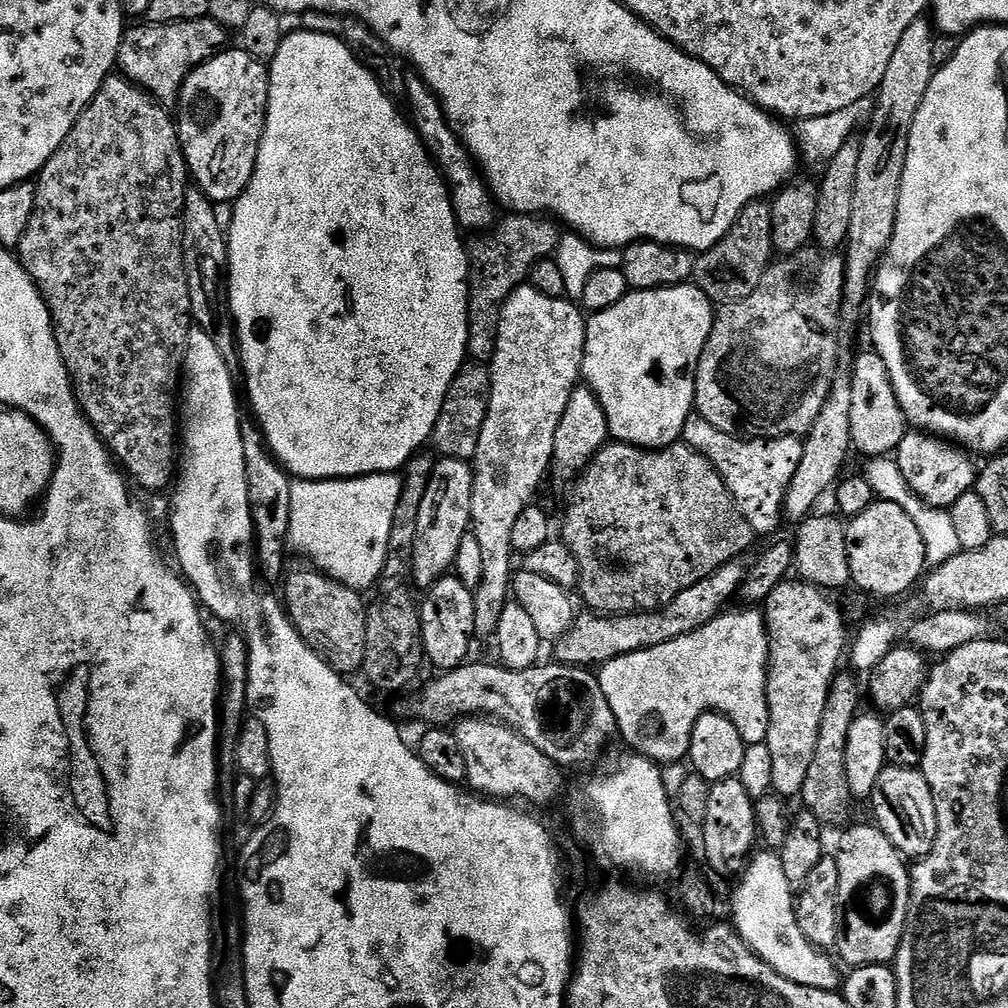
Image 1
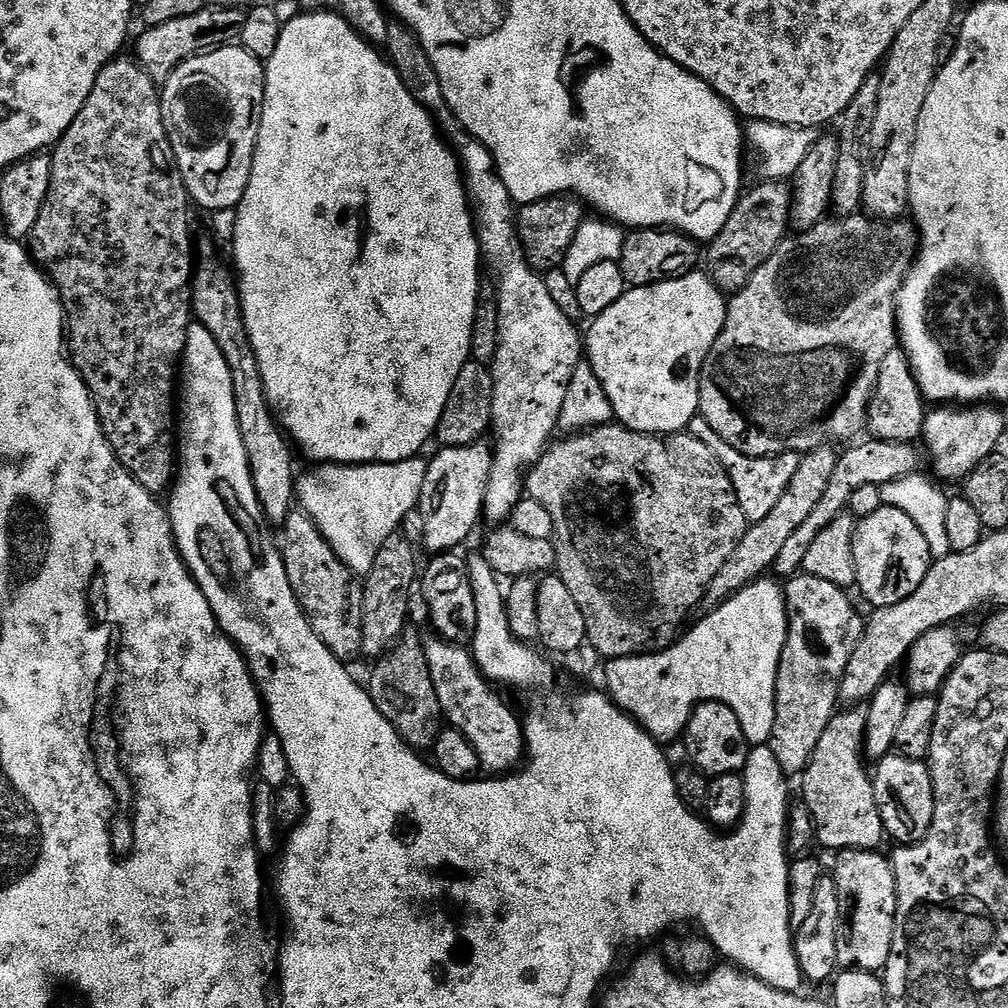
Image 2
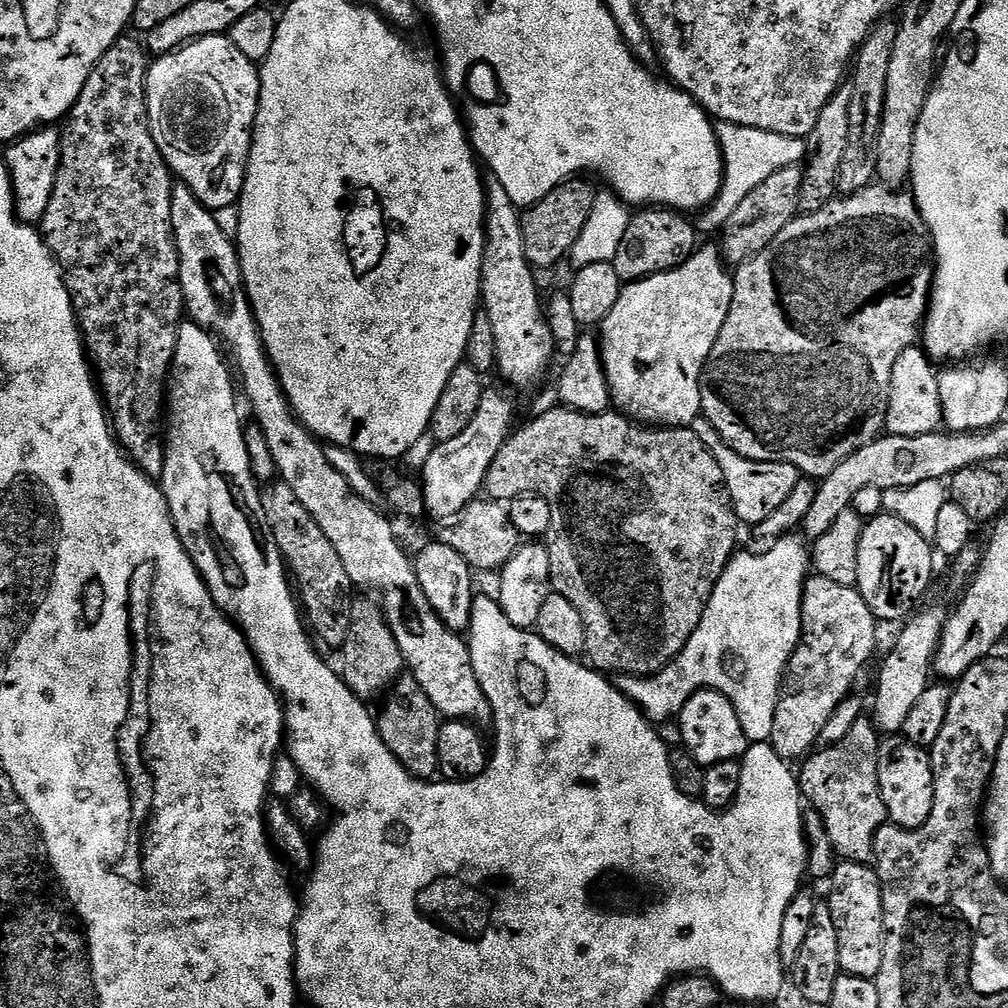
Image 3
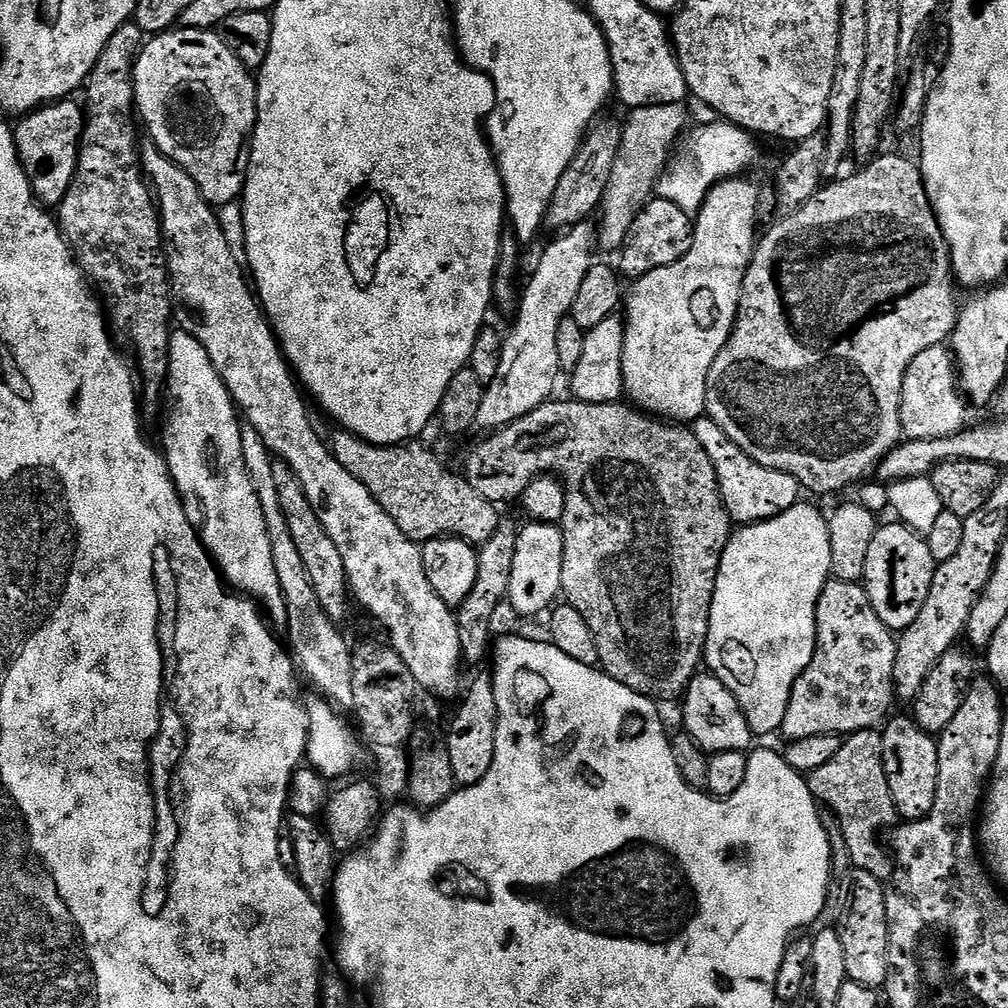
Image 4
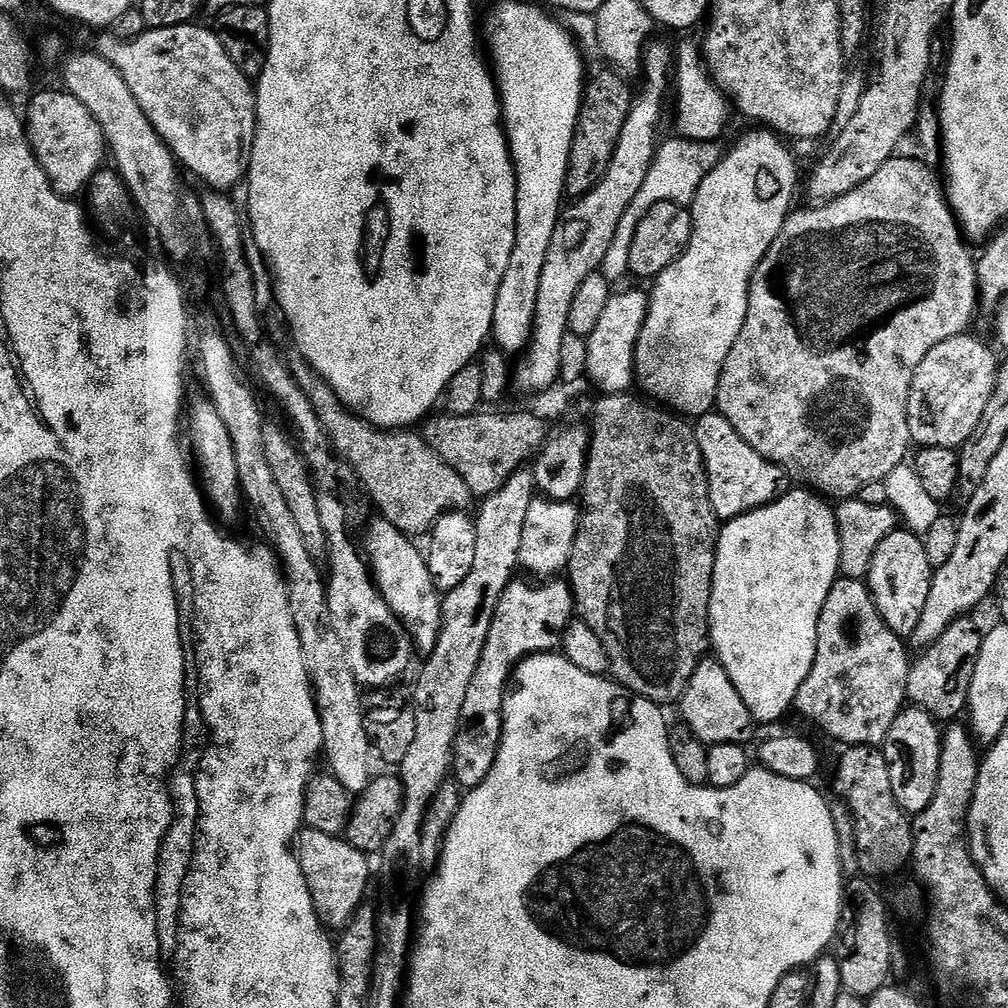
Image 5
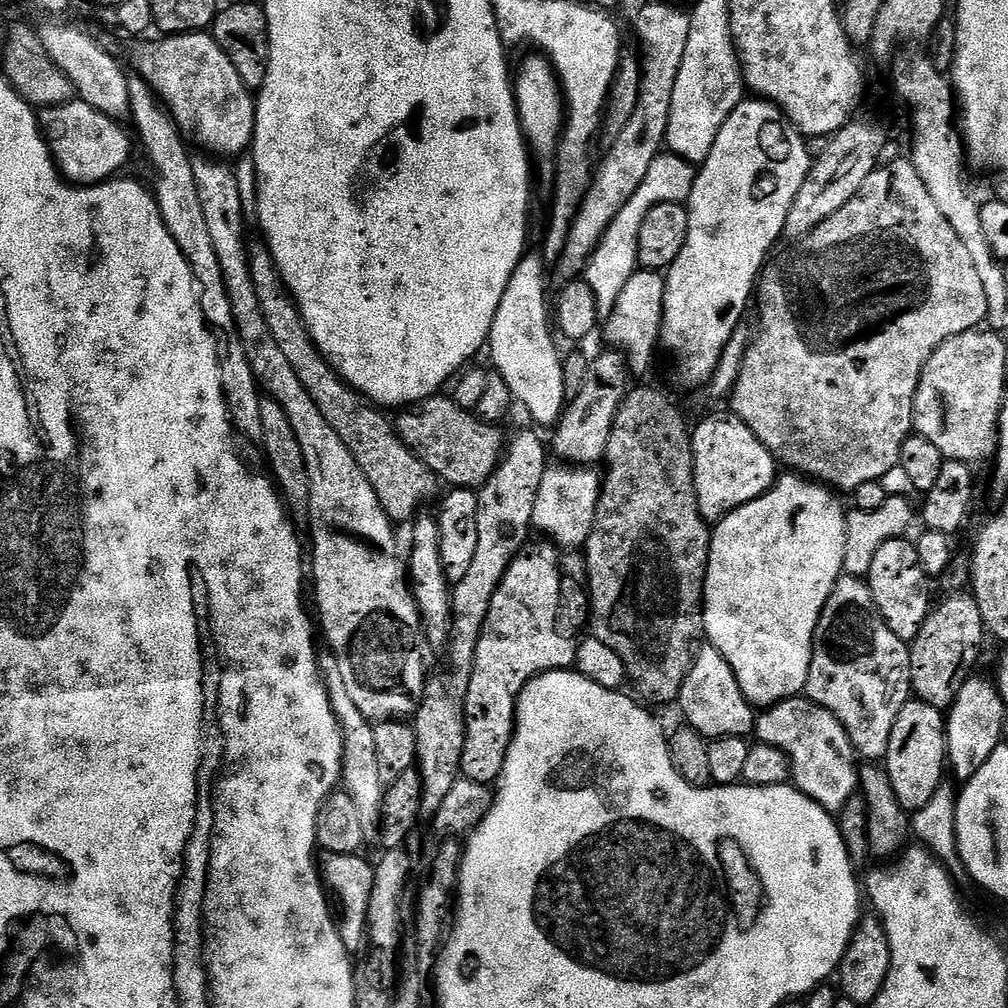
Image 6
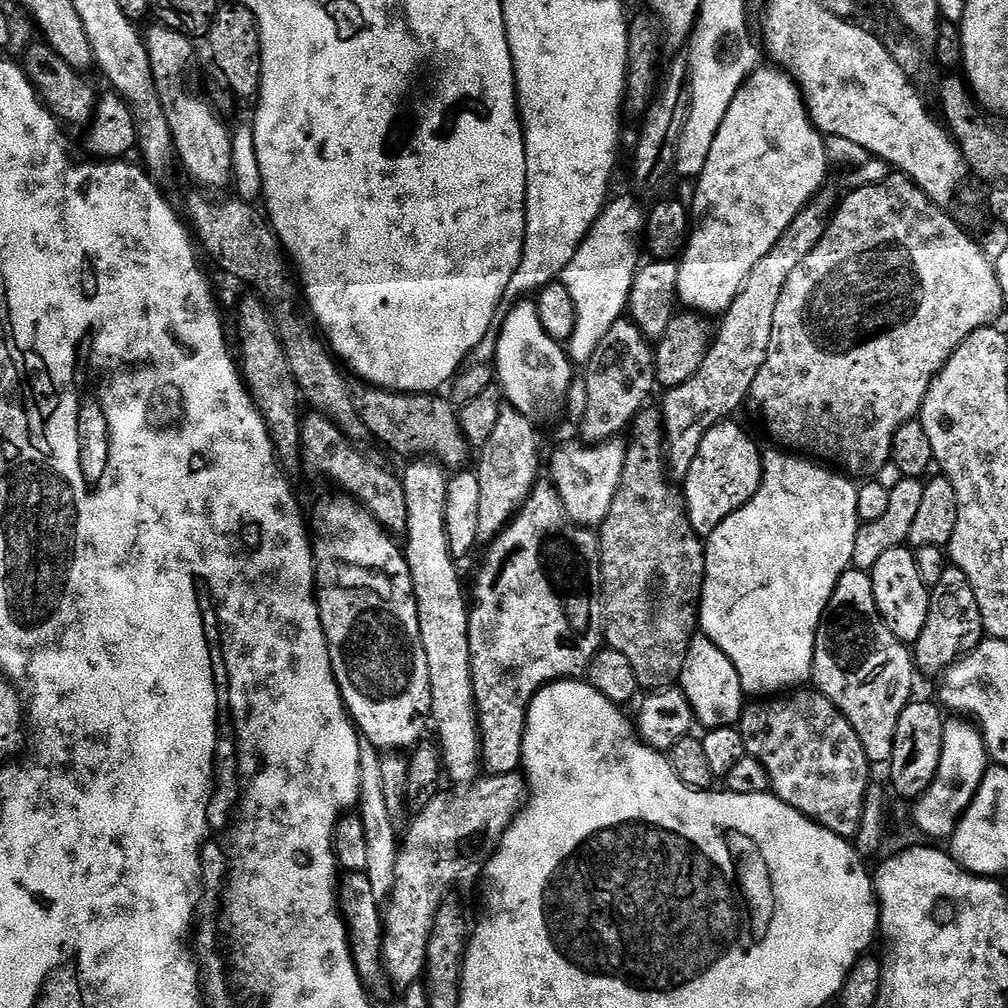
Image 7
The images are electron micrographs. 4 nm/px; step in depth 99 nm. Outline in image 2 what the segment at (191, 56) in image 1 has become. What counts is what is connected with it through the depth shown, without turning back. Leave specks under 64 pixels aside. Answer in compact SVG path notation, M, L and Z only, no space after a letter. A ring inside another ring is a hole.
M206 6L198 14L190 14L190 18L178 18L174 22L165 22L163 26L144 28L136 40L135 59L152 75L153 80L163 82L183 60L231 45L239 37L244 17L245 13L241 10Z

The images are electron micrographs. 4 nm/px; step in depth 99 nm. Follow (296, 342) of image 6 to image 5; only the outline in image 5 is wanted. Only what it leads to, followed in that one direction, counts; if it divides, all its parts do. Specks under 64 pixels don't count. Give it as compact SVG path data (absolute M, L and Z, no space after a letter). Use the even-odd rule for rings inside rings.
M289 352L286 359L290 374L294 374L294 382L302 386L306 398L310 398L310 406L314 406L314 414L318 414L318 422L322 422L333 452L347 465L351 475L353 472L360 479L383 519L405 536L417 538L431 533L434 522L442 514L471 509L474 497L470 486L462 482L456 470L438 458L423 435L416 433L415 436L412 430L385 430L368 424L363 416L357 416L341 402L338 394L334 394L331 386L309 366L300 352Z

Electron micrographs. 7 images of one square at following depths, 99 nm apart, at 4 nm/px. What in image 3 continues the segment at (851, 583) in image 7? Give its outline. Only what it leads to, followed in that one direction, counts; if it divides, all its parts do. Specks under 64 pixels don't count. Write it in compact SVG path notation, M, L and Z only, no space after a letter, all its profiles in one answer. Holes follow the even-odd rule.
M815 574L809 575L805 580L800 641L794 654L788 659L784 681L780 684L780 701L774 714L774 730L770 741L773 752L777 752L782 759L799 761L820 744L822 729L830 722L840 703L853 695L855 688L852 687L855 686L856 679L863 674L864 667L871 662L872 655L876 652L876 627L876 616L870 606L866 606L862 594L856 588L838 586L838 582L830 582L830 578Z

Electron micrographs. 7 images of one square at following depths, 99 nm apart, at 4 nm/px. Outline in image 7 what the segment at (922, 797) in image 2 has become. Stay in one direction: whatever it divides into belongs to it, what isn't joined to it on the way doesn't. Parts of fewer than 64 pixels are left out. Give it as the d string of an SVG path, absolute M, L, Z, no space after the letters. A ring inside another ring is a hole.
M913 699L902 710L898 718L898 730L894 730L894 754L890 761L890 769L892 768L890 788L895 795L897 792L898 795L905 796L909 802L915 801L934 782L938 774L938 766L942 762L946 716L935 703L933 704L928 700Z

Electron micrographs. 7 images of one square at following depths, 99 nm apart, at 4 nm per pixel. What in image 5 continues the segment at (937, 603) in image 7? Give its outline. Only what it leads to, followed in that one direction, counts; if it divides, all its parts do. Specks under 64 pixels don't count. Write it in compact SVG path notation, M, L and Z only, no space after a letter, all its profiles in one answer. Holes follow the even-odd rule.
M972 618L955 620L946 626L946 634L935 640L929 648L911 661L908 670L907 703L913 708L926 710L937 722L952 722L965 711L970 694L970 678L974 678L974 662L978 662L978 650L984 641L981 629L976 629Z

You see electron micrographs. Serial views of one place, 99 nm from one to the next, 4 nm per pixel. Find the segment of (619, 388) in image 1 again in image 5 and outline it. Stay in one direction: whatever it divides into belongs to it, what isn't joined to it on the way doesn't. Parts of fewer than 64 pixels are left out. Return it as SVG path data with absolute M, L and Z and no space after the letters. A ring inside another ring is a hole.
M771 130L756 131L760 132L746 133L729 152L727 149L721 155L718 166L714 166L714 170L710 170L710 174L706 174L702 186L698 186L696 196L690 205L692 213L690 246L684 251L682 258L678 258L678 262L674 262L674 266L670 266L661 276L656 277L650 288L646 322L642 326L642 334L638 338L638 346L636 347L636 384L645 392L645 394L643 393L645 397L651 398L657 405L663 406L684 418L699 418L715 409L718 378L722 374L722 366L726 362L734 342L738 342L738 334L742 334L742 322L746 322L748 291L752 285L752 276L762 262L766 250L770 250L774 238L778 238L786 218L794 208L792 199L796 196L796 165L798 165L798 160L793 156L791 147L777 133Z

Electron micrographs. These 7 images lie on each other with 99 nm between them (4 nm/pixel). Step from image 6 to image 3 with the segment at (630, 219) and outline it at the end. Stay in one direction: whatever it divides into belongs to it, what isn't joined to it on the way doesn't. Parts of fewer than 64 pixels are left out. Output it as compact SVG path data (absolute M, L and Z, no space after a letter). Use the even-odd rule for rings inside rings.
M721 123L716 128L716 136L720 139L720 149L724 155L724 185L714 201L712 224L716 230L723 229L724 224L742 206L742 201L757 186L762 186L770 174L778 174L778 170L800 164L806 156L806 144L801 137L774 134L770 130L754 130L754 126L738 126Z

